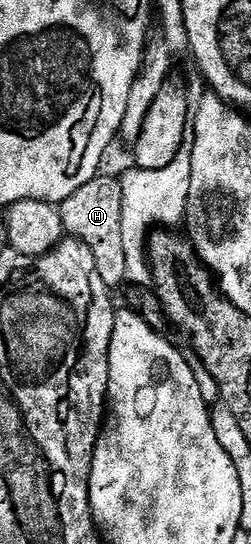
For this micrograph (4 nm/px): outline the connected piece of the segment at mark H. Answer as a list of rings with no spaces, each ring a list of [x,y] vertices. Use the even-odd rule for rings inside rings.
[[[97,174],[82,186],[82,190],[74,190],[74,194],[59,205],[58,211],[65,233],[90,246],[90,254],[94,254],[94,266],[98,266],[102,282],[106,282],[109,290],[116,290],[127,278],[126,251],[122,240],[123,186],[116,176],[104,175]]]

